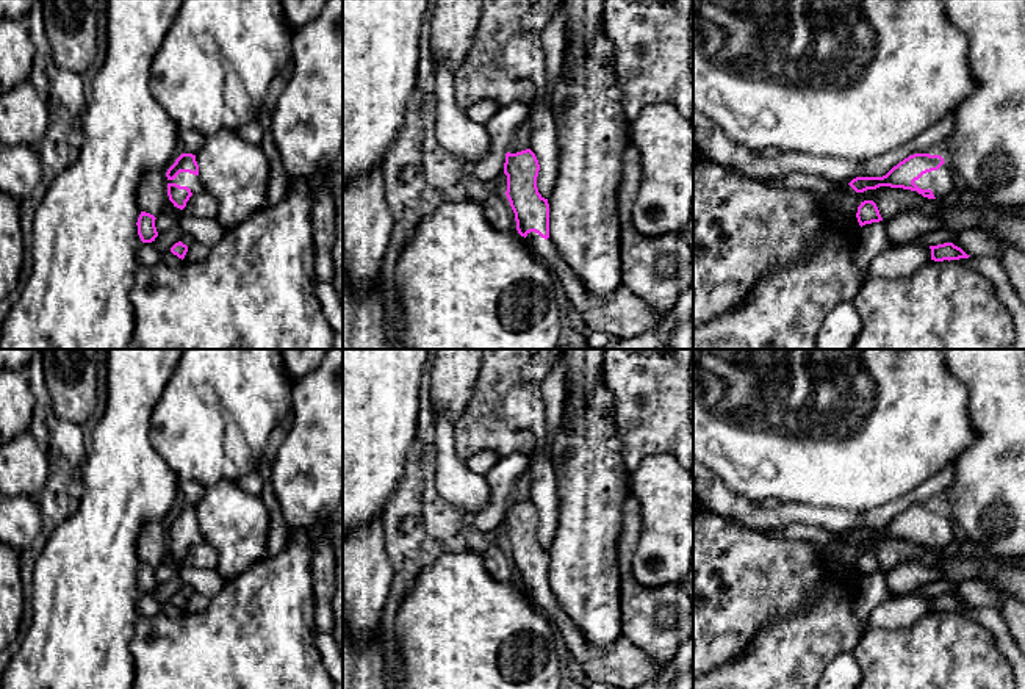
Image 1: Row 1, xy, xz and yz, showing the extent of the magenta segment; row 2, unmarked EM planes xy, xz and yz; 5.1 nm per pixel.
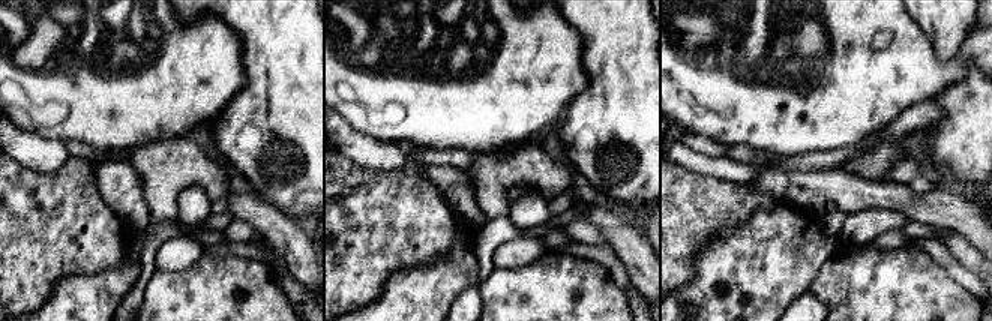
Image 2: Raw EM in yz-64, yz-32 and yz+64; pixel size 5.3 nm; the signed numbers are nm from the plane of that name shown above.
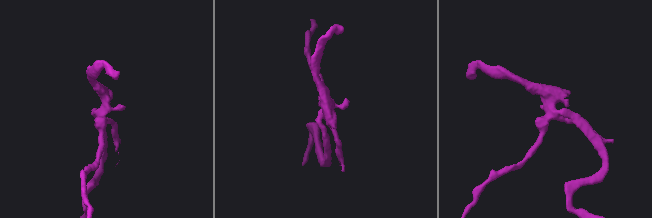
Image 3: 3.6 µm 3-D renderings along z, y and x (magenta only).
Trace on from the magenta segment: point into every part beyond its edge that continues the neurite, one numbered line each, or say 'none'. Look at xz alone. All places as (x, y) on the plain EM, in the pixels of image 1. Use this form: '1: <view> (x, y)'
1: xz (623, 664)

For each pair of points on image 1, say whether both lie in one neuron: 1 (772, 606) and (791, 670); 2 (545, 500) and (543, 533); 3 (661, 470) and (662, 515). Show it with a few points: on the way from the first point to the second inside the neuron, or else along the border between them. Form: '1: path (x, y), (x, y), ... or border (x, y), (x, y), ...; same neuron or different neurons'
1: border (808, 602), (795, 613), (764, 624), (748, 644); different neurons
2: path (546, 508), (546, 525); same neuron
3: path (661, 481), (662, 505); same neuron

